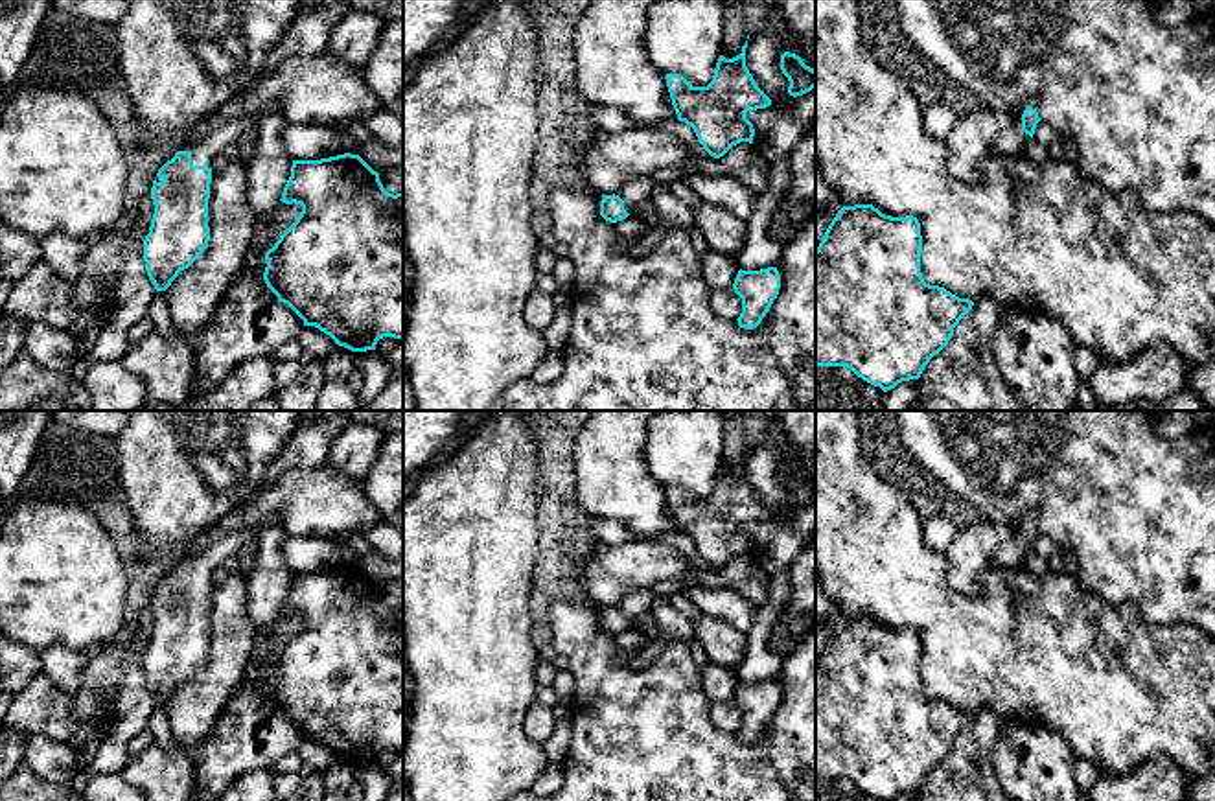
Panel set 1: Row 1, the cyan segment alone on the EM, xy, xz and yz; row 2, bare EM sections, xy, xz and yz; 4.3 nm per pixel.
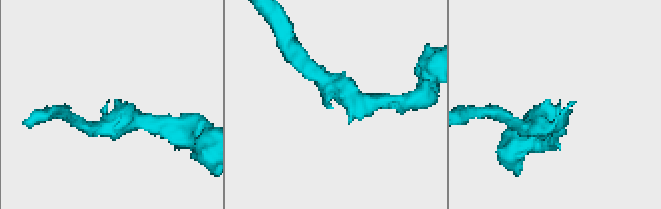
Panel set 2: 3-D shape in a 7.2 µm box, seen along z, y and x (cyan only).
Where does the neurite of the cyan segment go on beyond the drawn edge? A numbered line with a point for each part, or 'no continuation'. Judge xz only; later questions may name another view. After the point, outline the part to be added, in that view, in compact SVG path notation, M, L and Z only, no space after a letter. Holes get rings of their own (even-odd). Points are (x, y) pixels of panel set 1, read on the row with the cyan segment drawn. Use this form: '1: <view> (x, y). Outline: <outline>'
1: xz (637, 190). Outline: M633 177L615 195L624 201L624 210L630 214L637 204L648 204L652 201L655 186L652 177Z

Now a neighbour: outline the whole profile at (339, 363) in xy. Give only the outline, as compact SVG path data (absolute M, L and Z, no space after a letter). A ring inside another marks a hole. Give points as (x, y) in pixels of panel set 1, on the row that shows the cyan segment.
M337 344L322 359L322 368L324 368L326 377L346 381L353 370L353 352Z

